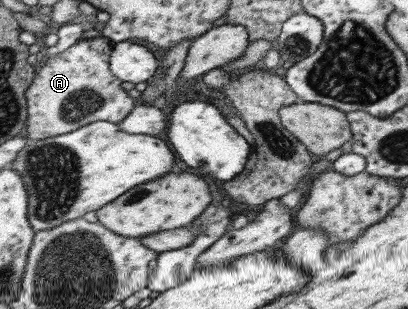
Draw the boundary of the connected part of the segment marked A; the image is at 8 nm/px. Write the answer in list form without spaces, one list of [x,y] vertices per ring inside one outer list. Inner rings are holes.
[[[103,35],[99,38],[78,40],[74,45],[41,67],[27,91],[29,118],[27,137],[30,140],[41,140],[70,133],[97,121],[111,121],[119,124],[137,106],[137,101],[122,89],[122,80],[114,75],[110,59],[116,43]]]

